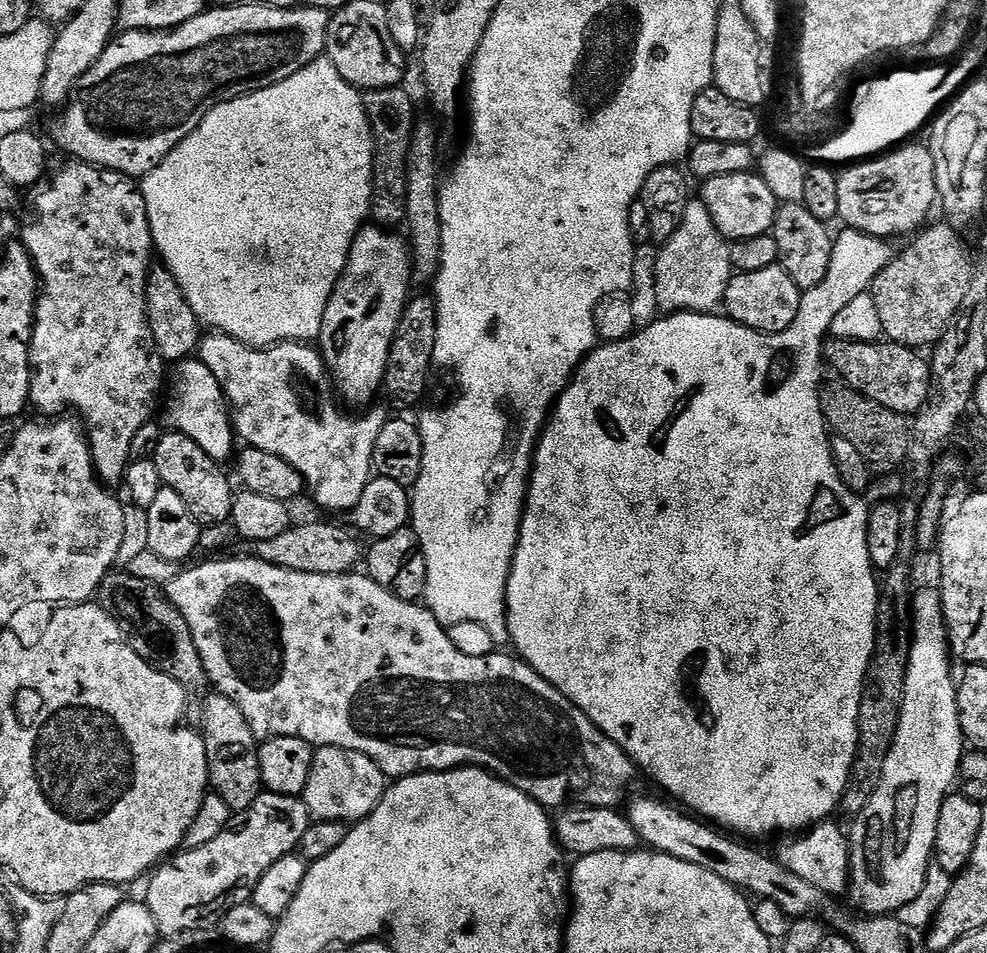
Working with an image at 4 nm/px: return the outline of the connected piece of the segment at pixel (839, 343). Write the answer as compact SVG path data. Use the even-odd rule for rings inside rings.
M829 339L826 344L826 364L837 372L843 383L850 385L858 394L894 410L905 418L915 417L930 403L930 364L915 348L891 342L873 342Z

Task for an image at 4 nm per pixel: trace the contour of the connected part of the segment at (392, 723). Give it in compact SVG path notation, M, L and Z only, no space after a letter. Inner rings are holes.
M251 554L240 556L237 560L216 560L220 558L208 558L205 564L196 564L193 568L188 568L185 572L180 572L173 578L169 584L166 584L168 600L182 614L182 618L186 618L186 626L190 626L190 634L194 634L194 646L198 646L198 654L202 654L202 662L206 666L206 674L208 675L211 687L215 689L219 695L230 698L230 702L234 702L238 706L238 710L242 710L242 714L246 714L246 722L250 722L252 732L257 738L267 738L269 736L297 736L302 738L308 744L321 748L341 748L342 750L354 750L358 754L366 754L366 758L370 758L376 763L381 770L384 771L385 777L399 778L401 776L413 776L419 772L445 772L451 768L467 768L475 766L485 768L486 771L492 772L496 776L501 776L506 782L510 782L514 786L518 786L518 790L522 790L528 796L532 796L541 804L545 810L563 810L569 806L579 806L582 808L615 808L619 809L625 803L626 797L629 795L628 787L632 784L632 779L638 776L638 769L632 763L631 758L626 755L623 750L611 740L605 732L598 730L598 726L594 726L594 722L590 722L590 718L582 710L578 710L574 706L574 702L570 702L570 698L563 696L558 689L550 682L546 682L546 678L542 678L532 669L529 664L524 663L523 659L512 656L500 656L493 654L486 657L471 657L458 650L454 646L454 642L448 636L445 625L440 624L434 614L423 603L413 602L411 600L403 600L394 594L390 594L390 590L386 590L382 586L378 586L378 582L374 582L372 577L367 574L349 574L346 576L327 576L326 574L306 574L298 570L286 570L282 566L274 566L265 560L257 560Z

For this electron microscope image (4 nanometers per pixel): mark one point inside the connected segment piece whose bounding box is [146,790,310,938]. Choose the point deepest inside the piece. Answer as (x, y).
(184, 895)

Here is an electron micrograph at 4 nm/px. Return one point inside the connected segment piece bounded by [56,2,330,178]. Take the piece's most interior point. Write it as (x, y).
(150, 90)

